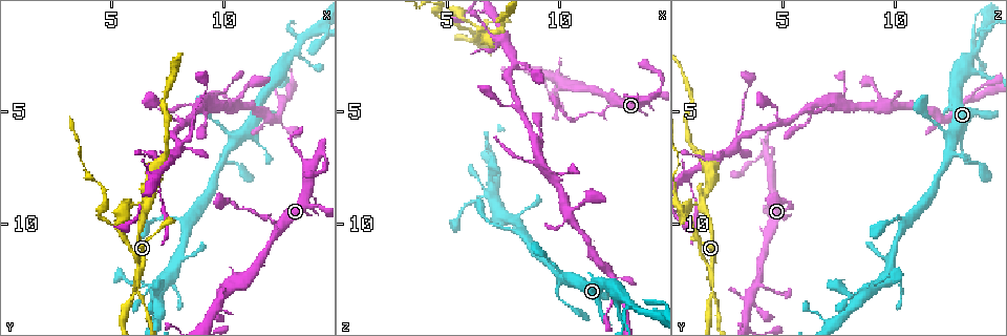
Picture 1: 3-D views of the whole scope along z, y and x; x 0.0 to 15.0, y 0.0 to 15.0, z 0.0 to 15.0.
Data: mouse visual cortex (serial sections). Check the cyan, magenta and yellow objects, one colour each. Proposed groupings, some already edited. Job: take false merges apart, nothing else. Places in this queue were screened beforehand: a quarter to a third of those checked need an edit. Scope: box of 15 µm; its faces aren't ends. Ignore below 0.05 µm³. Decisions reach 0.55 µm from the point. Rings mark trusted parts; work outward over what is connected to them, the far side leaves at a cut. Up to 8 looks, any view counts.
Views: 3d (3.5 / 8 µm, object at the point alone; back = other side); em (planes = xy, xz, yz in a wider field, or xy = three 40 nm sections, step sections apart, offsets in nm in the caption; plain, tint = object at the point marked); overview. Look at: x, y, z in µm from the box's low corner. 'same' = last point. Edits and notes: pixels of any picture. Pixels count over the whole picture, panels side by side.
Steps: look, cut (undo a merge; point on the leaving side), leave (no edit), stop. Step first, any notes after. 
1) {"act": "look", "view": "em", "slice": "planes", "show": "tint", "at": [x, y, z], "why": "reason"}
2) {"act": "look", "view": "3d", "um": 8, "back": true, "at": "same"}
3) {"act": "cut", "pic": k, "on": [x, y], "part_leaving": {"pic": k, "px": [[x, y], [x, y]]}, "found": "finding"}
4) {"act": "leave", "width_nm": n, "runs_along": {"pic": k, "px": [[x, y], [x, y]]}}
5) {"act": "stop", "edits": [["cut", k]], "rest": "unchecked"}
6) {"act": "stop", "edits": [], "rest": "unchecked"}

{"act": "look", "view": "3d", "um": 3.5, "at": [13.8, 7.4, 4.5], "why": "three-way junction"}

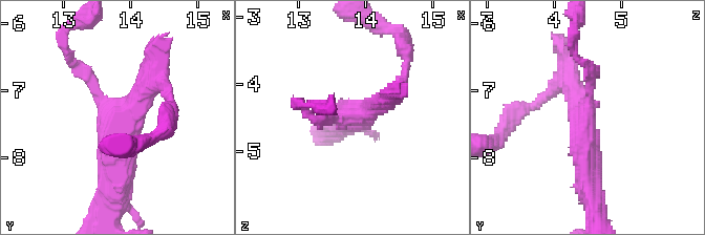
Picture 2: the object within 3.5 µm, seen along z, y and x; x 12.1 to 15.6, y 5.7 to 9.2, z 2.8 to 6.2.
{"act": "look", "view": "em", "slice": "xy", "step": 2, "show": "tint", "at": [13.90, 7.45, 4.45], "arms": 3, "arm_widths_nm": [150, 300, 400], "why": "shape alone is not enough"}

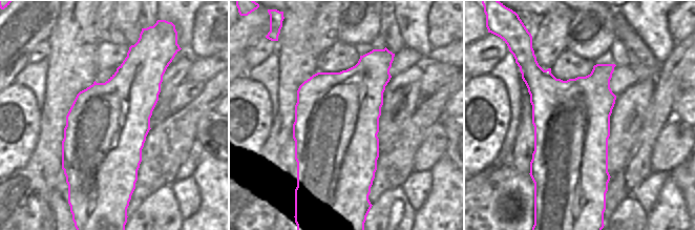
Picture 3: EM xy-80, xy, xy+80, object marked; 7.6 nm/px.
{"act": "leave", "runs_along": {"pic": 2, "px": [[113, 192], [127, 114], [166, 86]]}, "found": "all the same cell"}

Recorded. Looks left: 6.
{"act": "look", "view": "3d", "um": 3.5, "at": [12.3, 9.9, 4.7], "why": "abrupt turn"}

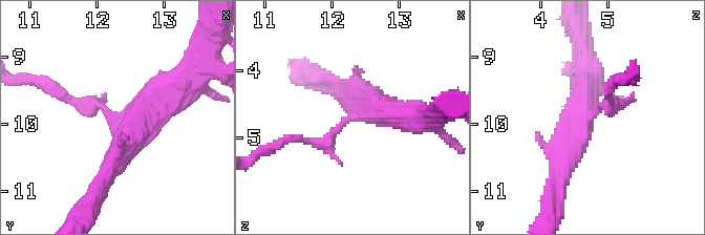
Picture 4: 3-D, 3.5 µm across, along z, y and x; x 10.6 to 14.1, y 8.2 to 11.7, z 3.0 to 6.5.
{"act": "leave", "arm_widths_nm": [200, 400, 400], "runs_along": {"pic": 4, "px": [[166, 95], [118, 124], [60, 92]]}, "found": "all the same cell"}

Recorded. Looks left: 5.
{"act": "look", "view": "3d", "um": 3.5, "at": [6.2, 13.0, 2.0], "why": "arms part here"}

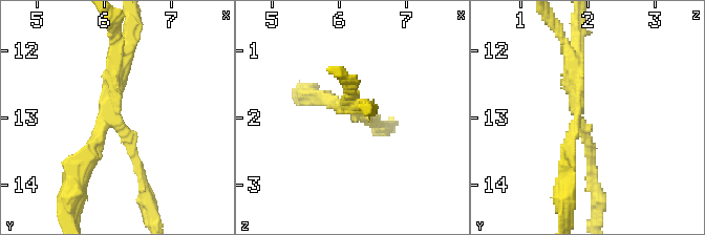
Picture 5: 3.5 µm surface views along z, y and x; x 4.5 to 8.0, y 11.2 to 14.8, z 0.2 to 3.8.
{"act": "look", "view": "em", "slice": "xy", "step": 1, "show": "tint", "at": [6.15, 12.95, 1.85], "arms": 3, "arm_widths_nm": [150, 250, 300], "why": "now the EM"}

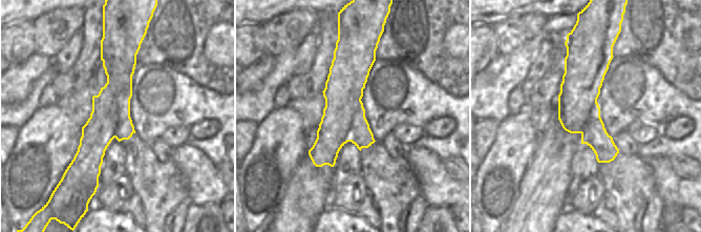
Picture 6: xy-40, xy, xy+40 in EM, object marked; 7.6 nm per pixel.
{"act": "look", "view": "em", "slice": "xy", "step": 2, "show": "tint", "at": "same", "why": "another direction"}

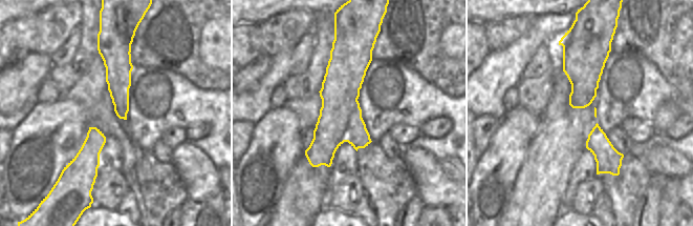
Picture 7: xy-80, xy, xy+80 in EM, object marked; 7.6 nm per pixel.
{"act": "cut", "pic": 5, "on": [132, 152], "found": "a second cell is stuck on"}

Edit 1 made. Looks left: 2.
{"act": "stop", "edits": [["cut", 5]], "rest": "unchecked"}

